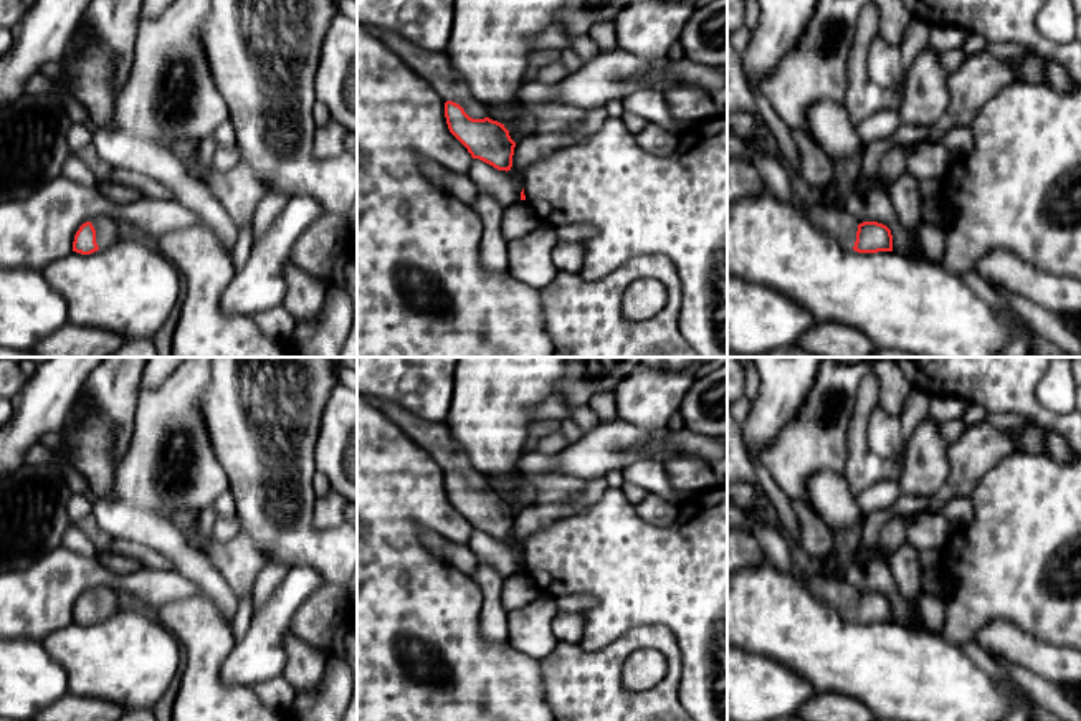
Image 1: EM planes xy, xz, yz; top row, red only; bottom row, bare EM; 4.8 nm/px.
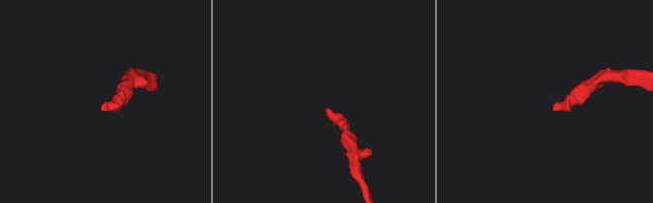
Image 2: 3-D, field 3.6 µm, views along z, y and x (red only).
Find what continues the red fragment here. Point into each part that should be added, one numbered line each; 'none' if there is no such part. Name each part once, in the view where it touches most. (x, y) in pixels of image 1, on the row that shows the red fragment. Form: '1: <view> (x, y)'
1: xz (435, 68)

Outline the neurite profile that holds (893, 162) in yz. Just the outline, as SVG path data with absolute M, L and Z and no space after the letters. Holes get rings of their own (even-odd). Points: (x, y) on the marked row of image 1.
M914 146L909 147L893 147L888 152L884 152L879 157L879 167L876 174L869 179L861 179L856 180L853 185L853 190L856 192L868 192L873 189L883 189L888 190L896 179L906 172L906 162L909 157L909 152L912 150Z

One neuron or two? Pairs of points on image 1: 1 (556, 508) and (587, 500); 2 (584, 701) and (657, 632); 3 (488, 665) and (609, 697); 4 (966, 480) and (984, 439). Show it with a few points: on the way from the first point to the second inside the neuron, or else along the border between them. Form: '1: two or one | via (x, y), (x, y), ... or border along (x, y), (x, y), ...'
1: one | via (564, 508), (579, 501)
2: one | via (592, 680), (635, 639)
3: two | border along (538, 660), (542, 697), (547, 703)
4: one | via (966, 470), (971, 457), (979, 448)

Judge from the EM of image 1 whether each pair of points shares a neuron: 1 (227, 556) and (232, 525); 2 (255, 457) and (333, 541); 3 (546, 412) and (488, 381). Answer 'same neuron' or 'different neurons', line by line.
1: different neurons
2: same neuron
3: different neurons

